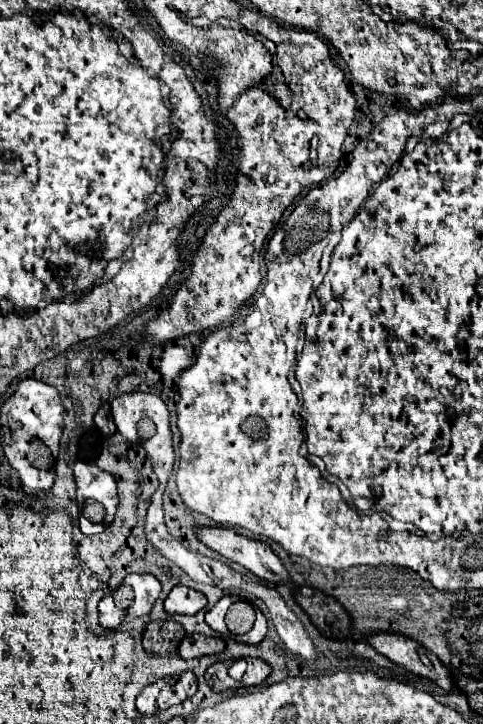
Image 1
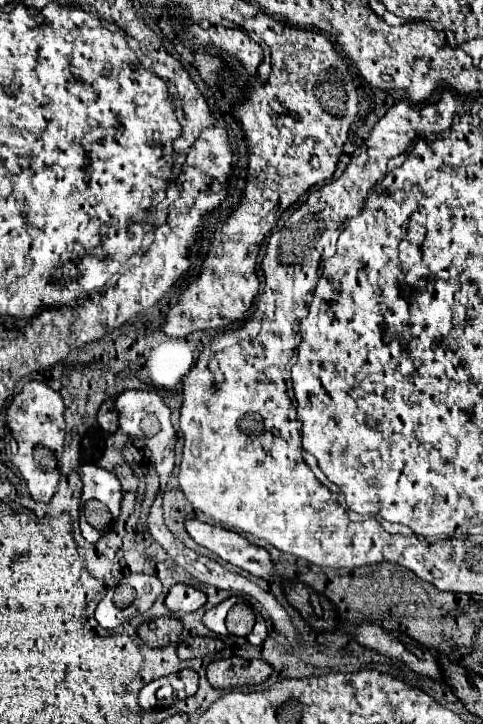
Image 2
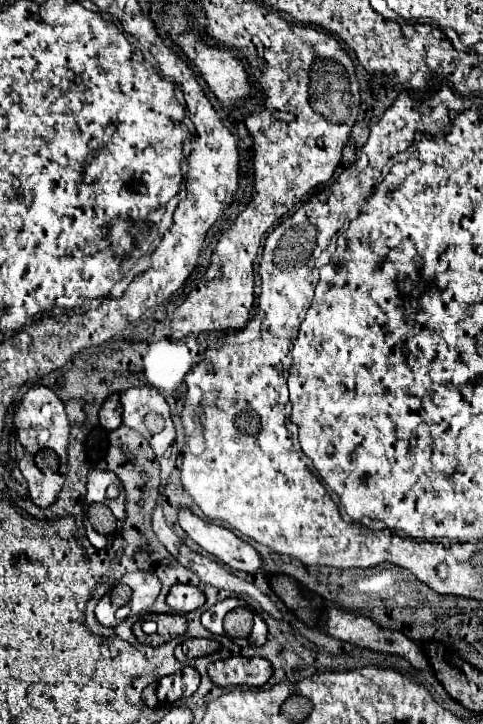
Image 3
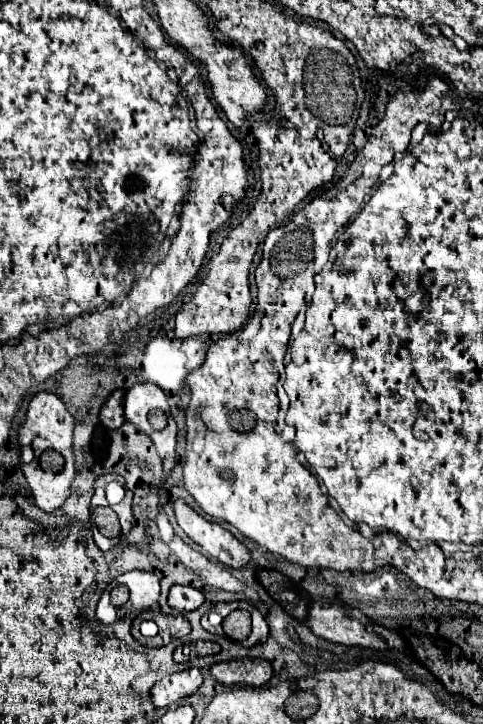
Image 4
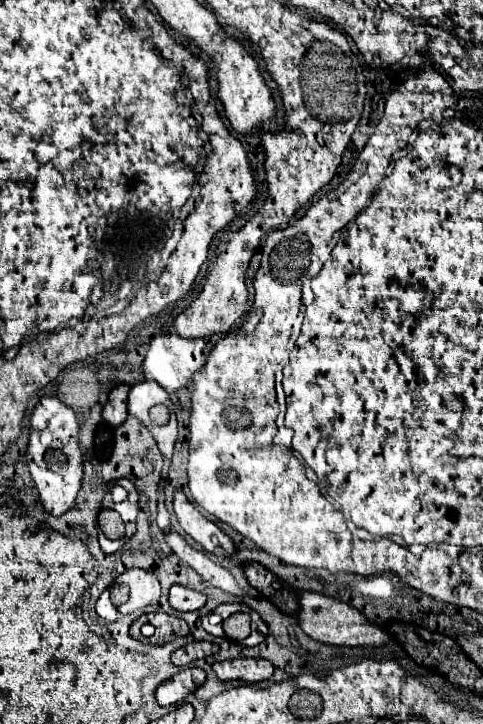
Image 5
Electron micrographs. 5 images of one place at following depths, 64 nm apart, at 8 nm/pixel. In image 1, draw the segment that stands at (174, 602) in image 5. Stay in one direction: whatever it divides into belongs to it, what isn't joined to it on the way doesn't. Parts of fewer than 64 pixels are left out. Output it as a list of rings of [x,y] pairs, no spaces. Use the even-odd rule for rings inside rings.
[[[174,586],[164,600],[168,614],[196,614],[206,606],[206,596],[188,586]]]

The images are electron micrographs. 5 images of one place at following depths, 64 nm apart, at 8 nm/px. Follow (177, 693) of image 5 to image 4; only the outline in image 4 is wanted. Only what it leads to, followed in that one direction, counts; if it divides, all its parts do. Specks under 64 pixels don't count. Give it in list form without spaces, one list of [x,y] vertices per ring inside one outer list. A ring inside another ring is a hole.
[[[188,668],[170,674],[152,688],[152,704],[158,708],[170,706],[180,698],[194,694],[200,684],[202,684],[202,672],[198,668]]]

